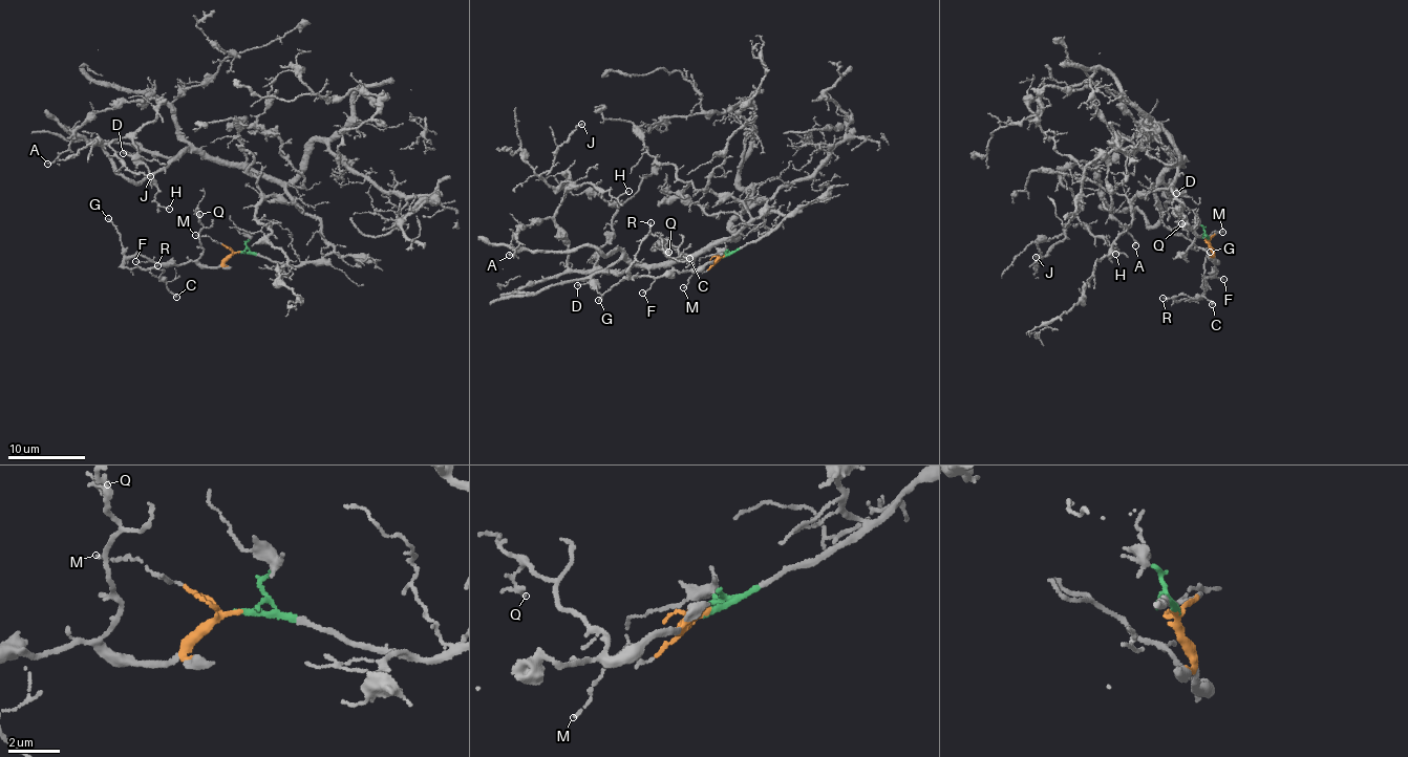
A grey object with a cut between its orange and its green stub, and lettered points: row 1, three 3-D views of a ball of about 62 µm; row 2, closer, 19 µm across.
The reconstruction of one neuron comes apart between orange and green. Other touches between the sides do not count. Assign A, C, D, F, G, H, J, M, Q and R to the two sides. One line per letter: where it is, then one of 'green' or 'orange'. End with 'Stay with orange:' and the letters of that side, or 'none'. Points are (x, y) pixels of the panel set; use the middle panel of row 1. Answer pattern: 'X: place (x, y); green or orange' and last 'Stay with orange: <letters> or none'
A: place (509, 255); green
C: place (689, 258); orange
D: place (577, 285); green
F: place (642, 293); orange
G: place (598, 300); orange
H: place (628, 191); green
J: place (581, 124); green
M: place (683, 287); orange
Q: place (668, 252); orange
R: place (651, 222); orange
Stay with orange: C, F, G, M, Q, R

